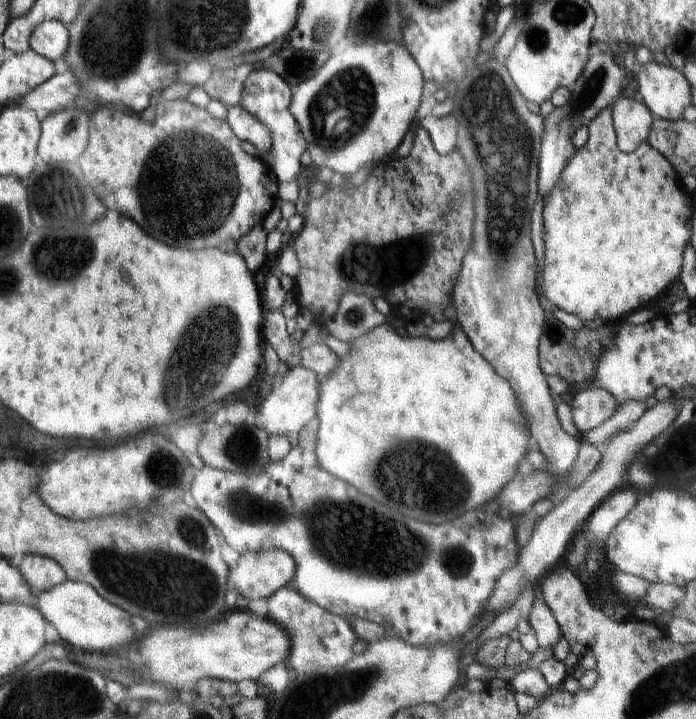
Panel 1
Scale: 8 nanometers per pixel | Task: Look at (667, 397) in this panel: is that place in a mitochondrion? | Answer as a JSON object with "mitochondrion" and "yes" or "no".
{"mitochondrion":"no"}

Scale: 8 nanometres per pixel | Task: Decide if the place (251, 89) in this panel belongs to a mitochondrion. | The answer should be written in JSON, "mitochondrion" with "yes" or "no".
{"mitochondrion":"no"}

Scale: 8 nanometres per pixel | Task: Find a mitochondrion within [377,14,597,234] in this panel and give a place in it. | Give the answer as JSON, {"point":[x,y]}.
{"point":[537,39]}

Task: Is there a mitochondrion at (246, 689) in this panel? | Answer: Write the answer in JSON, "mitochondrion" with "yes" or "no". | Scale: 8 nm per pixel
{"mitochondrion":"no"}

